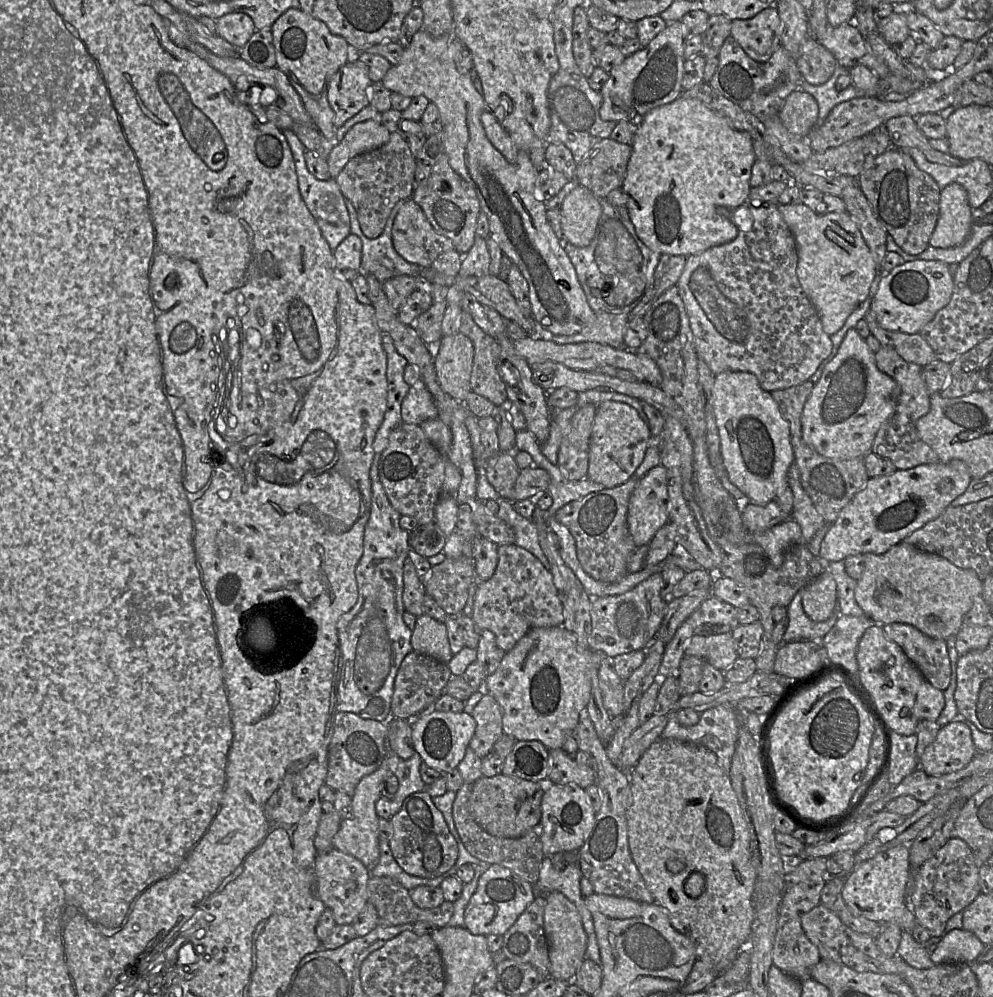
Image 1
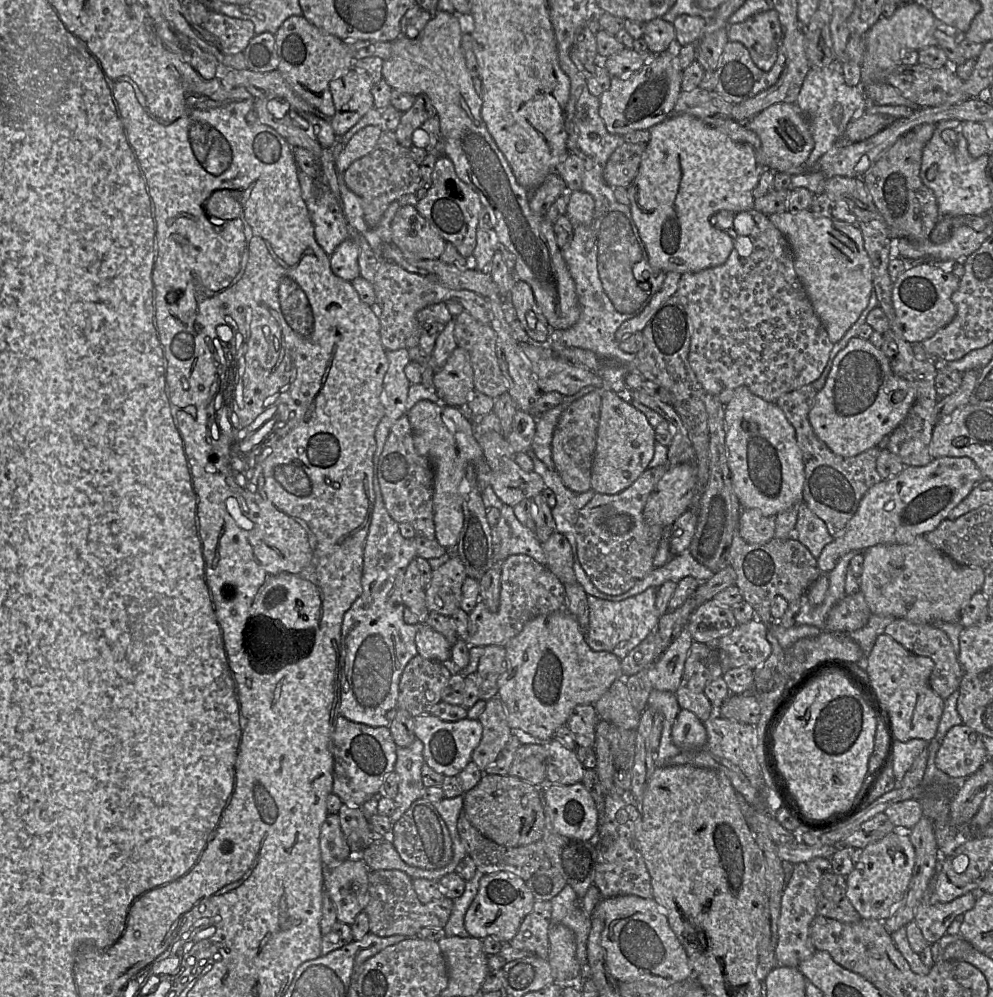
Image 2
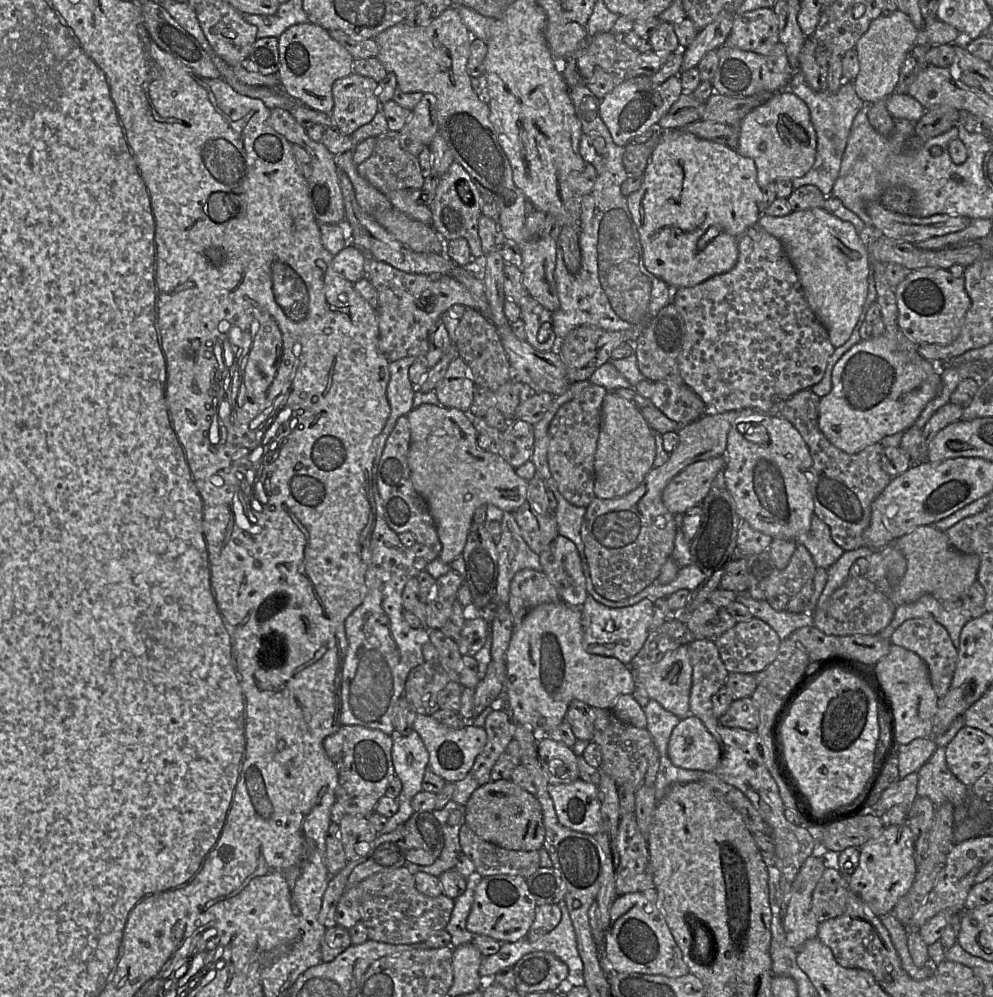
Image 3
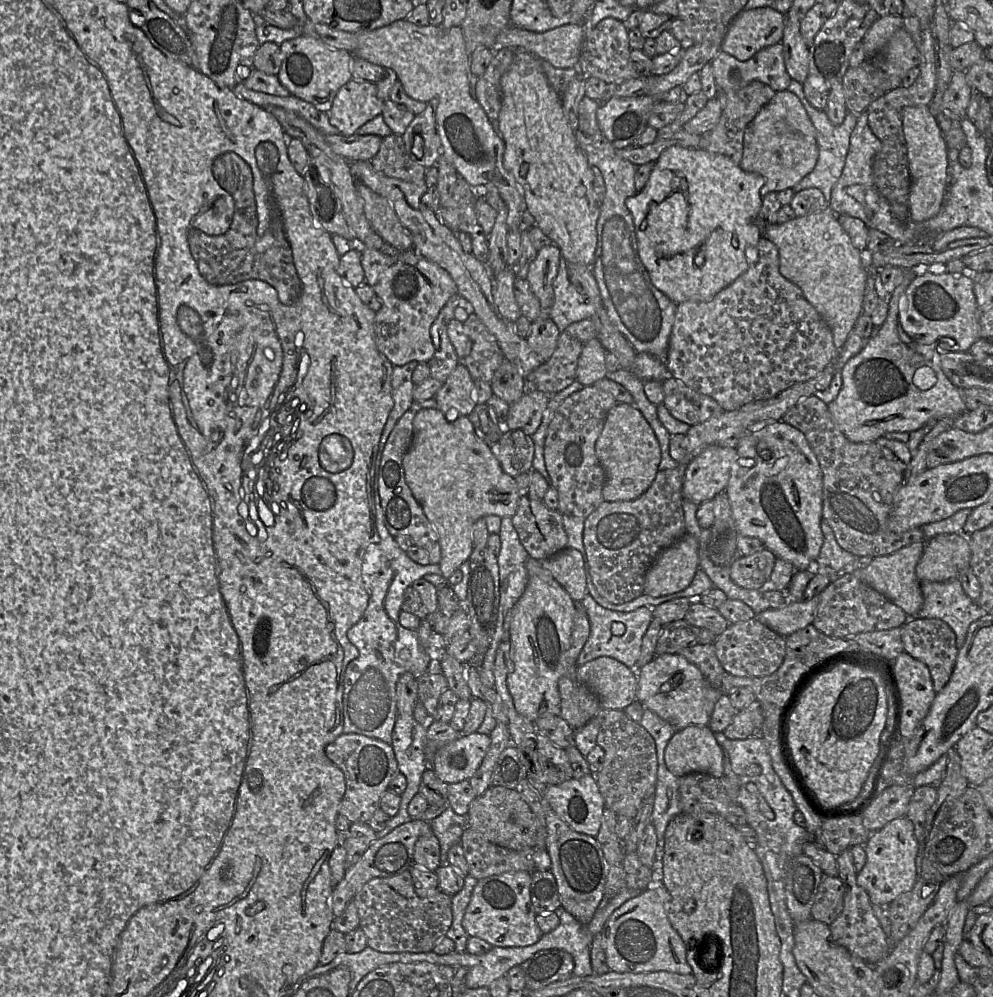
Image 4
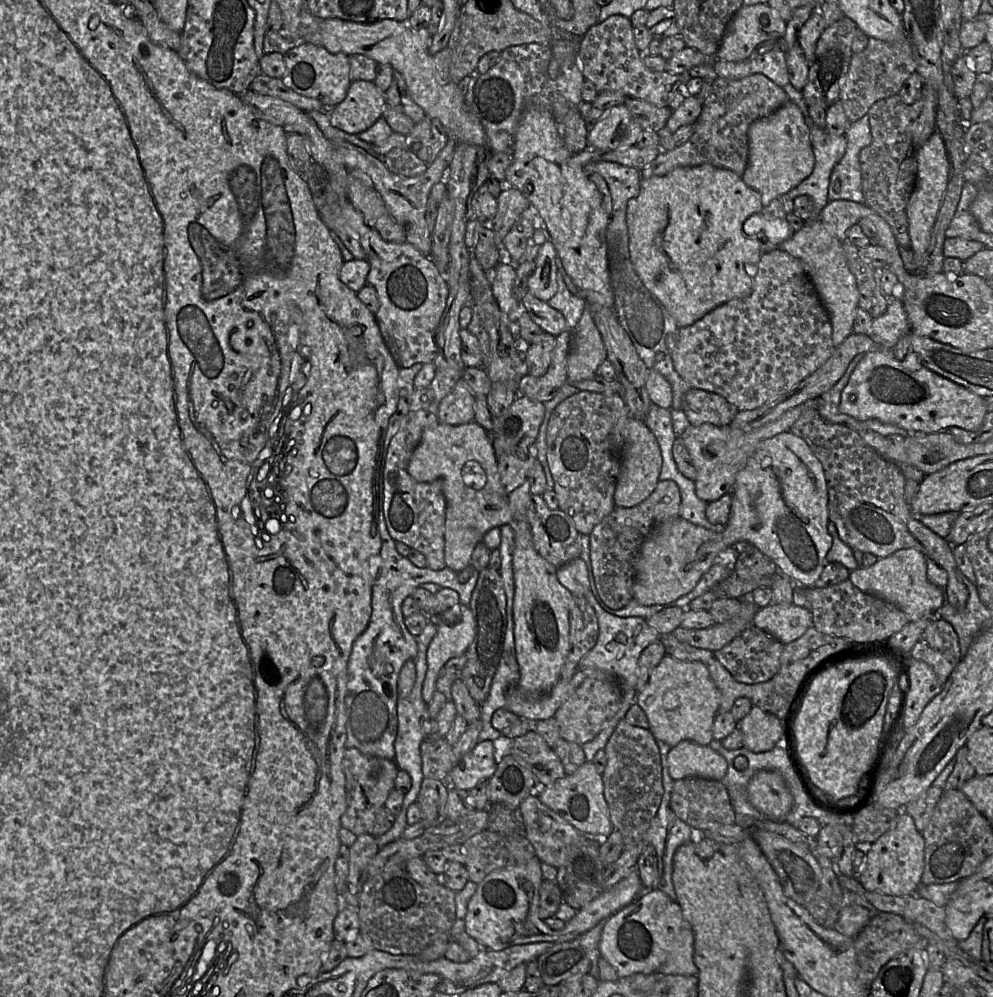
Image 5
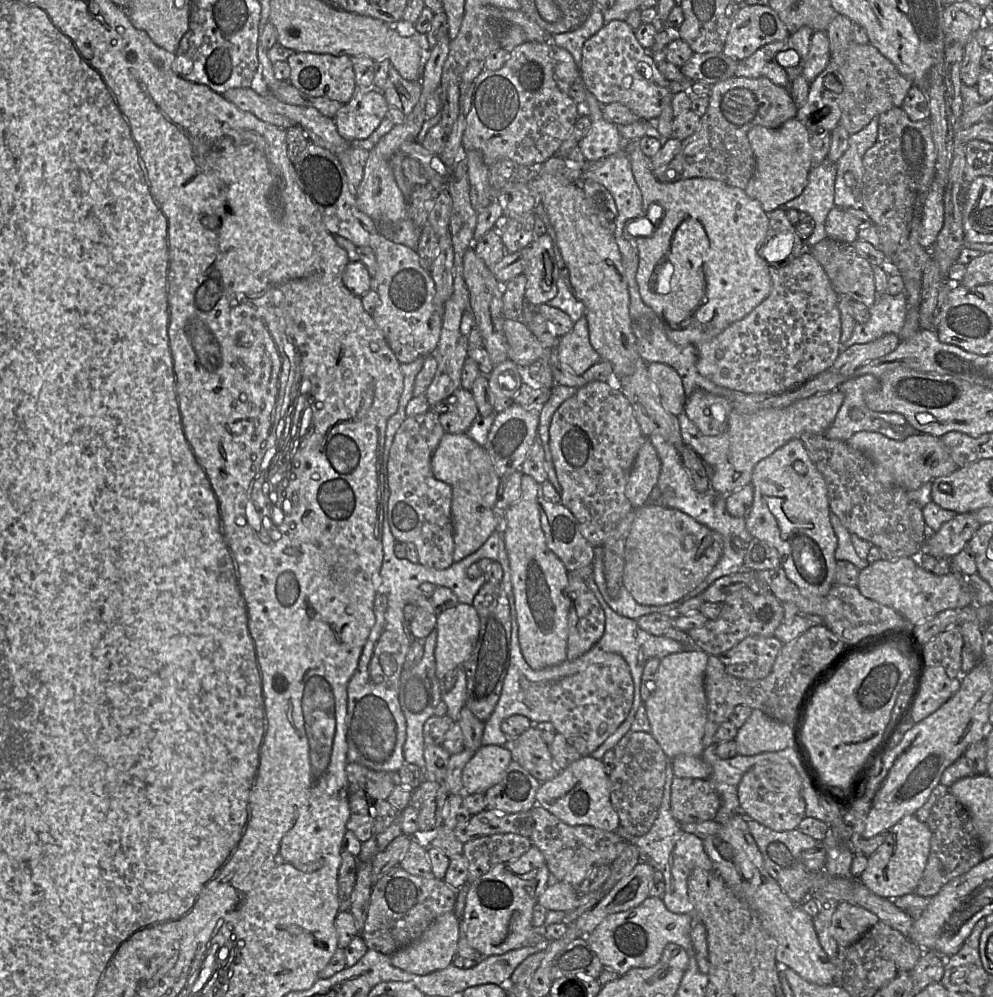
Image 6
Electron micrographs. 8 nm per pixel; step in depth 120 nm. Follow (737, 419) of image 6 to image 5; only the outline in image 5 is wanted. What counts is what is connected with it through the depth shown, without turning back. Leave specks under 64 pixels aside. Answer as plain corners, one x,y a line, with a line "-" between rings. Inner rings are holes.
808,400
793,407
775,421
751,431
743,431
730,425
716,426
706,423
694,426
689,424
680,437
684,441
697,471
694,480
696,495
708,503
718,500
727,493
732,495
736,476
744,468
757,445
779,433
790,431
791,426
800,417
801,413
808,408
816,408
815,400

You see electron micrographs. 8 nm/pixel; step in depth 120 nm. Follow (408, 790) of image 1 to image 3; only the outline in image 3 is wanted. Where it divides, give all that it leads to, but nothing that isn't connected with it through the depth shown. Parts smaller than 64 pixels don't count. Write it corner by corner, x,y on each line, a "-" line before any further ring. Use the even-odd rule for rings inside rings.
412,730
407,735
392,733
392,761
395,774
402,782
402,790
397,797
399,809
380,834
393,831
403,825
414,813
411,802
413,797
422,791
422,780
429,765
429,753
419,734

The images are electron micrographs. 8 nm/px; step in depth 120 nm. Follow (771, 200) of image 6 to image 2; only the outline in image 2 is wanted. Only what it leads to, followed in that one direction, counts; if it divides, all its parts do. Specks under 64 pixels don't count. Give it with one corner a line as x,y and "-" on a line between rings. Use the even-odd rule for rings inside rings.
796,103
771,105
744,123
748,129
758,135
762,151
768,157
777,157
794,166
800,166
806,162
813,149
814,141
811,131

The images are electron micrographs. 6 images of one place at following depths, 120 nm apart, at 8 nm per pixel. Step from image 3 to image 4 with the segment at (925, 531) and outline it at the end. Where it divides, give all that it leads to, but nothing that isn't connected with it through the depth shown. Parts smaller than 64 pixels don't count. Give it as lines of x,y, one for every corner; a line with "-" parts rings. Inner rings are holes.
963,533
939,534
924,541
924,549
915,573
920,582
943,582
958,578
961,571
970,567
971,549
968,536

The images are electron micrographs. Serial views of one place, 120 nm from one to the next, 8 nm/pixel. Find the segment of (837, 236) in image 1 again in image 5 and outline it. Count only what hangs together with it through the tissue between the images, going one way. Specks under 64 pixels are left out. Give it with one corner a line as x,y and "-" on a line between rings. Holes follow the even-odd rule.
814,219
805,221
804,226
782,242
779,249
799,259
804,265
819,299
829,314
832,342
835,348
838,347
853,333
853,322
858,307
857,284
846,261
843,242
828,230
820,219

